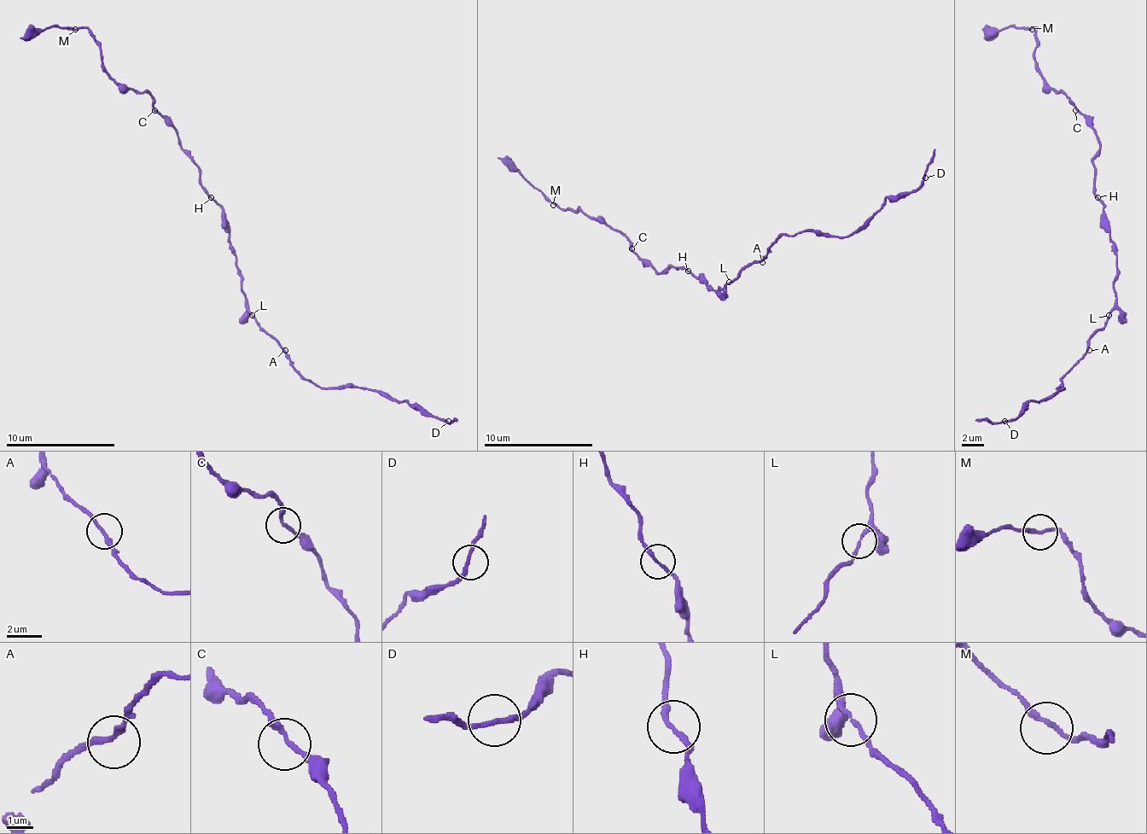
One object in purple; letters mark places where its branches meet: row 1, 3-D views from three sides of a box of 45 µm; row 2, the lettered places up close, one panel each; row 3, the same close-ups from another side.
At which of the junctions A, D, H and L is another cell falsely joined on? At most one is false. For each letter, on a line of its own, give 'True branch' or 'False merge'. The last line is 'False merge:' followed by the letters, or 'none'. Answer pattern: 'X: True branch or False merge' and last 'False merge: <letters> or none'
A: True branch
D: True branch
H: True branch
L: True branch
False merge: none

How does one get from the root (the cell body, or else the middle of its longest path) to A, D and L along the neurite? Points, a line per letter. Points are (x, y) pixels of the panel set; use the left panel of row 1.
A: (230, 244), (230, 252), (235, 258), (235, 268), (241, 279), (244, 306), (252, 314), (255, 323), (285, 350)
D: (230, 244), (241, 279), (244, 306), (306, 380), (323, 388), (375, 388), (448, 421)
L: (230, 244), (230, 252), (235, 258), (235, 268), (241, 279), (244, 306), (252, 314)

